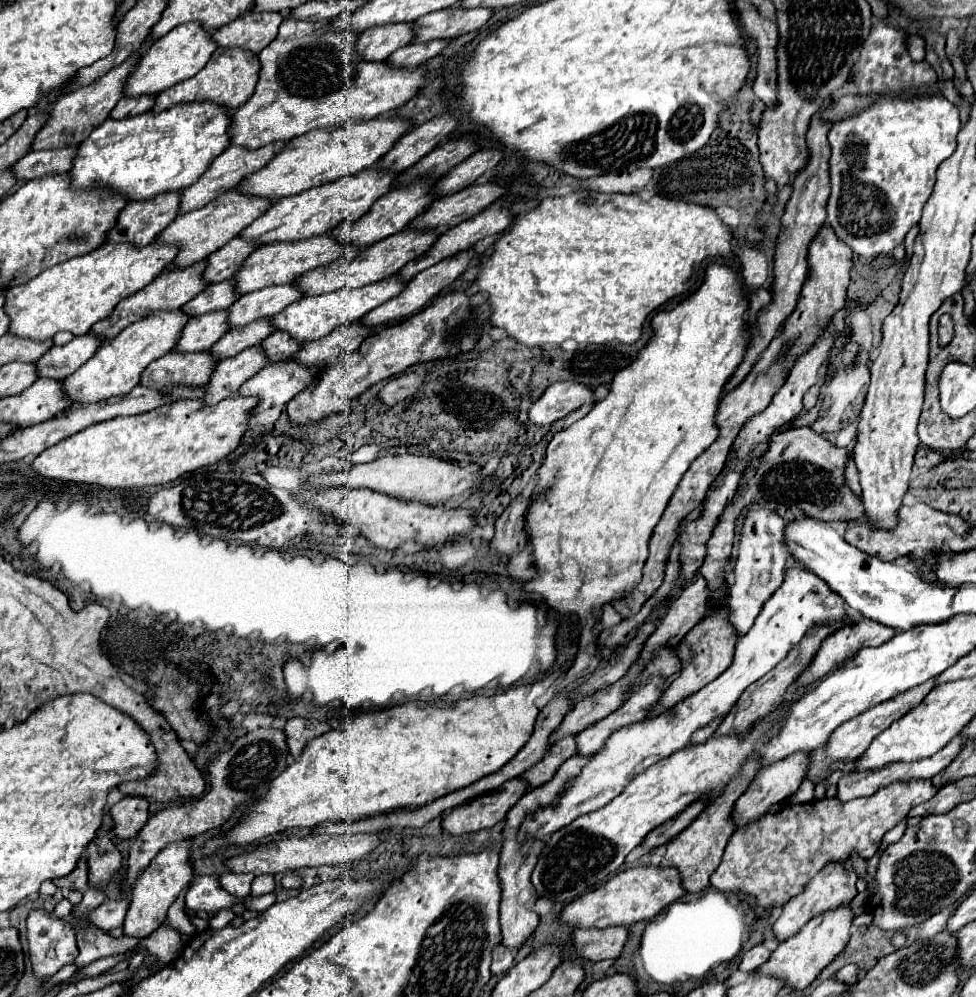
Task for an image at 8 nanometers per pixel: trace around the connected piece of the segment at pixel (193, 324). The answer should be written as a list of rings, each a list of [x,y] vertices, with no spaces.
[[[219,309],[219,311],[211,311],[205,315],[197,315],[193,317],[183,333],[181,333],[181,341],[177,343],[177,351],[205,351],[209,347],[213,347],[213,343],[217,343],[217,339],[221,339],[221,335],[225,335],[229,331],[229,321],[227,321],[227,311]]]

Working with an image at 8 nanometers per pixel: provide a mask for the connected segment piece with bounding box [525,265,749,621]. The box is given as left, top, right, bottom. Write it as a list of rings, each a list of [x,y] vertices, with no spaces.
[[[709,265],[705,271],[703,285],[691,297],[687,297],[675,309],[663,311],[653,317],[653,339],[629,367],[621,369],[615,375],[615,379],[611,383],[611,393],[605,399],[597,401],[593,405],[593,409],[581,421],[573,423],[569,429],[557,433],[551,439],[545,461],[539,469],[539,483],[533,489],[531,507],[527,511],[527,531],[529,531],[529,537],[533,543],[535,567],[539,571],[539,575],[535,579],[527,581],[525,591],[539,593],[547,601],[547,605],[557,611],[557,615],[577,615],[581,621],[585,621],[593,613],[595,607],[603,607],[603,605],[619,599],[625,591],[629,591],[629,587],[633,583],[637,583],[637,579],[641,579],[641,569],[647,559],[647,545],[651,539],[651,533],[653,533],[655,525],[659,523],[671,495],[675,493],[675,489],[677,489],[681,477],[685,475],[685,471],[689,469],[689,465],[709,447],[709,443],[713,443],[717,439],[717,427],[713,427],[713,415],[717,413],[717,403],[719,403],[719,397],[723,395],[723,387],[725,387],[723,383],[737,369],[737,365],[741,363],[743,353],[747,349],[747,335],[743,331],[743,313],[747,311],[747,307],[749,307],[749,303],[747,303],[745,291],[741,289],[739,271],[735,267],[727,267],[727,265]]]

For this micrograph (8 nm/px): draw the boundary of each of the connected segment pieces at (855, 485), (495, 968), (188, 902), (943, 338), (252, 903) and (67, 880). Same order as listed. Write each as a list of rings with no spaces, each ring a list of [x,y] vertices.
[[[853,461],[847,463],[847,469],[845,469],[845,481],[847,481],[847,487],[851,487],[851,491],[853,491],[855,495],[861,495],[859,475],[857,475],[857,469],[855,469],[855,463],[853,463]]]
[[[503,945],[497,947],[497,951],[493,951],[493,963],[491,963],[491,973],[493,975],[503,975],[511,965],[513,965],[513,957],[515,953],[505,949]]]
[[[203,875],[197,883],[191,883],[185,895],[185,907],[193,911],[209,911],[217,913],[225,907],[231,907],[235,899],[219,885],[217,875]]]
[[[945,313],[939,319],[939,345],[947,347],[951,339],[953,339],[953,319],[951,319],[951,315]]]
[[[269,893],[269,895],[263,895],[263,897],[247,897],[245,899],[245,907],[251,909],[251,911],[259,911],[259,913],[269,909],[273,903],[275,903],[275,893]]]
[[[81,857],[75,871],[71,871],[69,875],[65,877],[59,877],[55,879],[53,883],[59,887],[59,889],[77,889],[77,891],[85,891],[87,889],[87,875],[89,875],[89,867],[87,867],[87,857]]]

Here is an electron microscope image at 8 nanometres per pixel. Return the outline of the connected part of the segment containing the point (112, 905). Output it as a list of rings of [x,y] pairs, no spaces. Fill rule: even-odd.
[[[127,899],[105,901],[99,907],[95,907],[89,915],[85,915],[81,919],[89,921],[91,925],[95,925],[95,927],[99,927],[103,931],[109,931],[109,929],[115,929],[115,927],[123,927],[127,907],[129,907]]]

